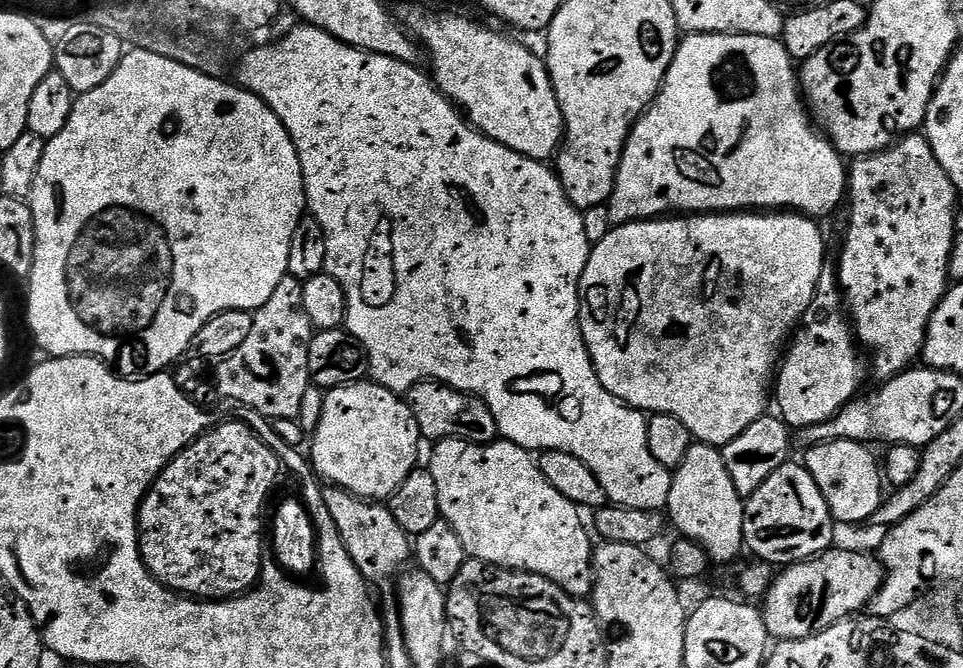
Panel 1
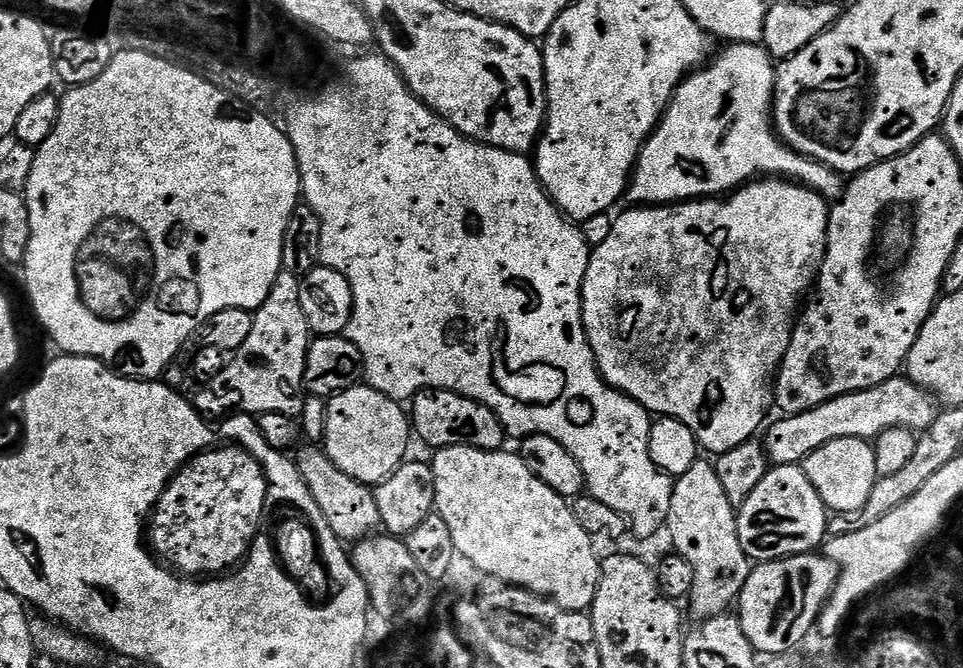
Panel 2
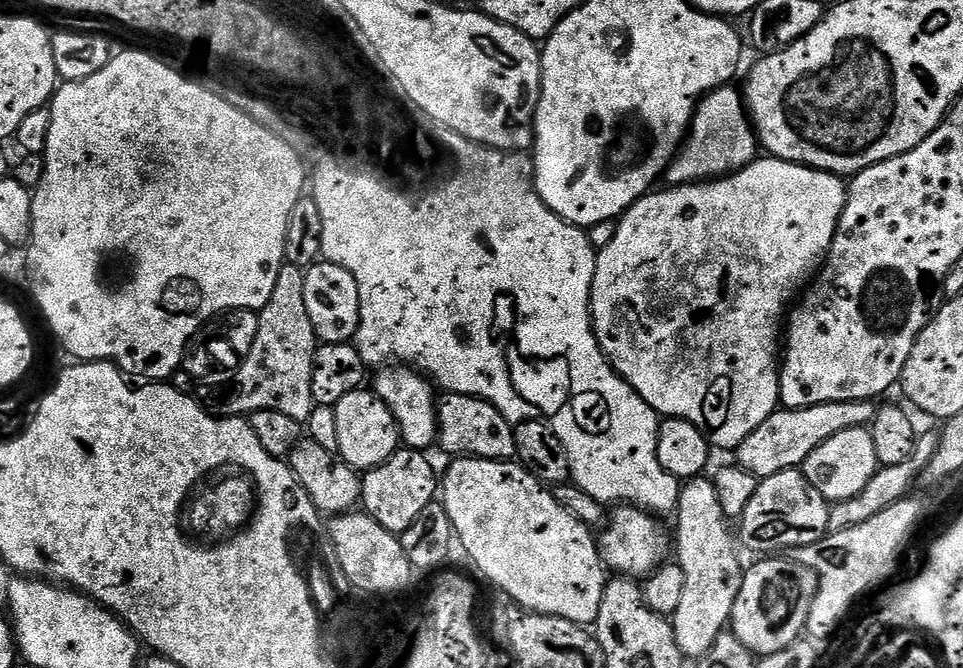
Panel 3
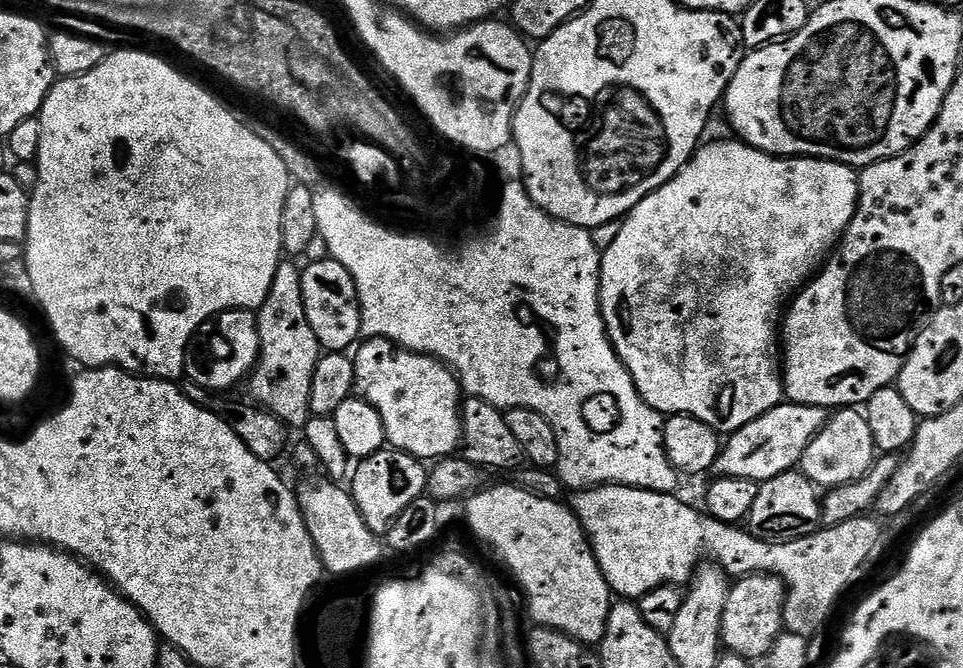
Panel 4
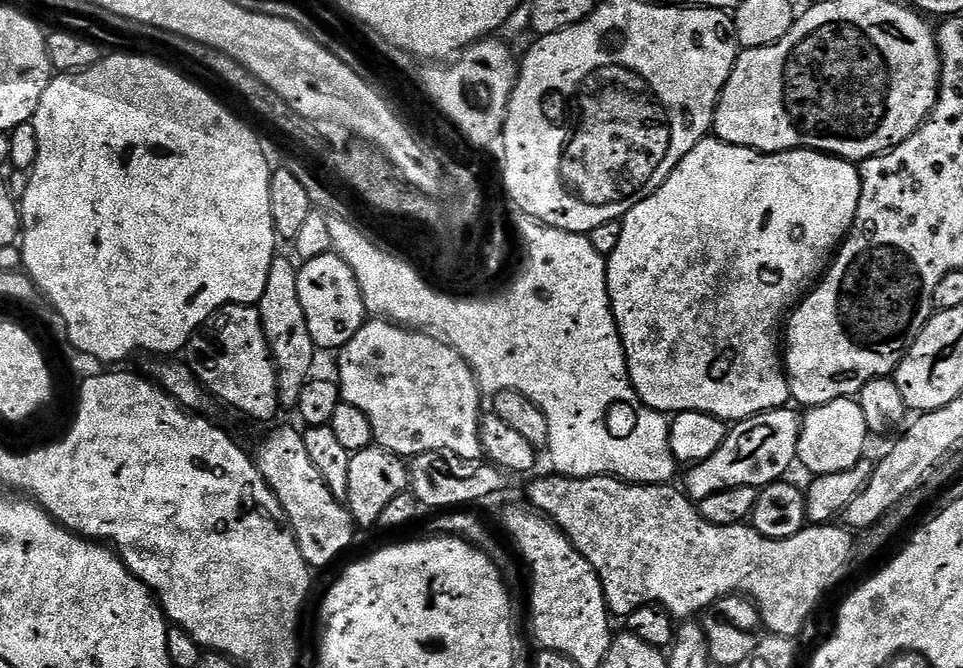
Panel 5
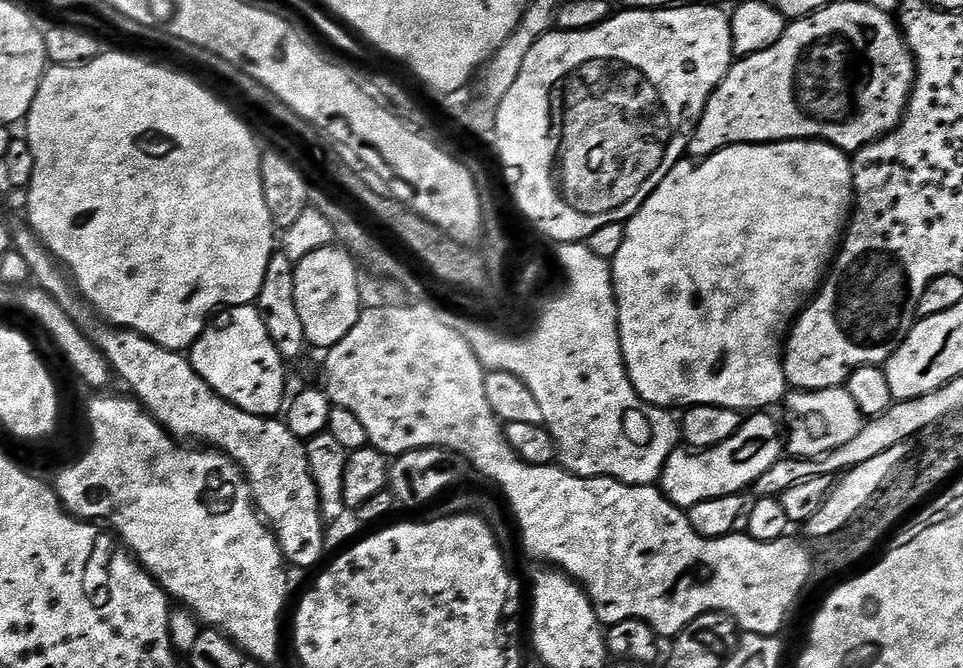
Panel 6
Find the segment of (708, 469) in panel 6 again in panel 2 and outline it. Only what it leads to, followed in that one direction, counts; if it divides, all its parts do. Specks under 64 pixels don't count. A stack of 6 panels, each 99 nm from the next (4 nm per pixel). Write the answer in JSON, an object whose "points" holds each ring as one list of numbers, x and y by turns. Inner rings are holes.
{"points":[[897,374,891,380,873,388,842,394,816,408,800,412,797,416,785,415,780,418,784,420,778,421,772,429,771,427,767,429,768,459,773,465,799,465,811,452,838,438,858,438,872,442,878,434,882,434,882,430,891,428,923,430,932,425,937,411,938,401,931,392,920,388,913,380]]}

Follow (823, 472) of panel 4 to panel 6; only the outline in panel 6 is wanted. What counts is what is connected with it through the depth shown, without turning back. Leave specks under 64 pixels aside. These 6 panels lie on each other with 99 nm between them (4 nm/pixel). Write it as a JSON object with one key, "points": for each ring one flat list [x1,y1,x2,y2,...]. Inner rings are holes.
{"points":[[844,386,813,392,789,391,782,401,783,408,782,424,786,429,787,455,802,460,813,460,815,456,838,450,838,446,850,442,850,438,862,430,866,419]]}

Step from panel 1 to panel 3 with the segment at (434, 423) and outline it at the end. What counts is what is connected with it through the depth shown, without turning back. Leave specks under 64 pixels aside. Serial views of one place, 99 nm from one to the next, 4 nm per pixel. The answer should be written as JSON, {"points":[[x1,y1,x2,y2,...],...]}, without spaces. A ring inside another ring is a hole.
{"points":[[450,392,439,397,436,405,436,430,438,433,438,448,449,452,449,457,476,456,480,460,516,460,516,447,514,446,514,425,502,418,498,410,489,400,479,400,466,394]]}

